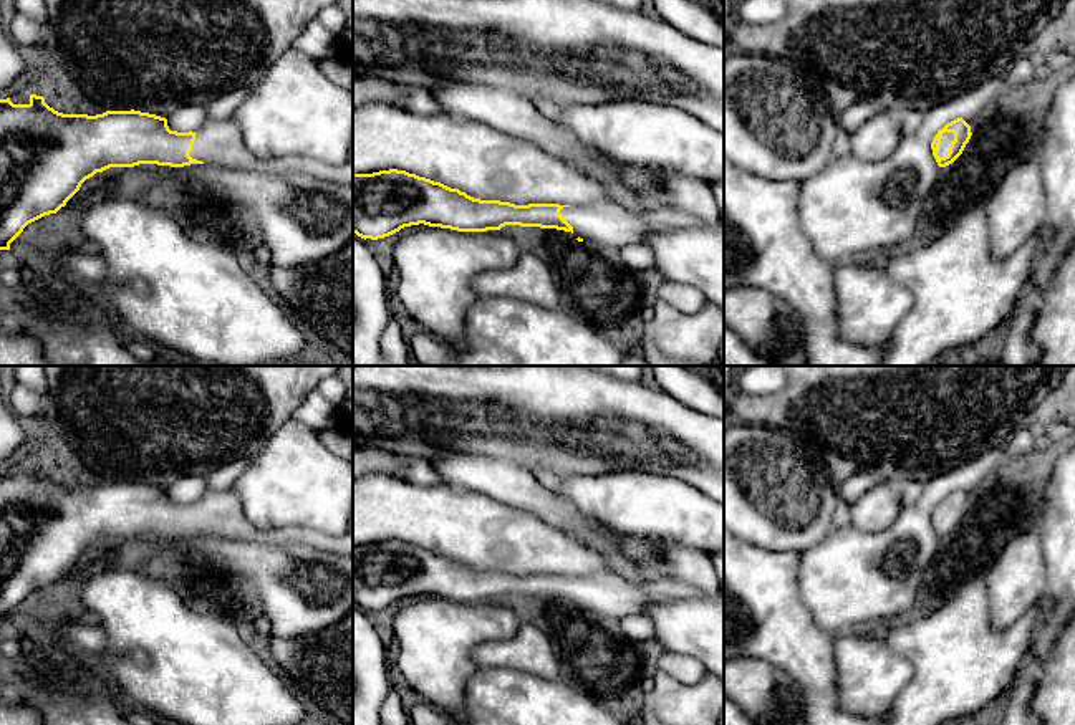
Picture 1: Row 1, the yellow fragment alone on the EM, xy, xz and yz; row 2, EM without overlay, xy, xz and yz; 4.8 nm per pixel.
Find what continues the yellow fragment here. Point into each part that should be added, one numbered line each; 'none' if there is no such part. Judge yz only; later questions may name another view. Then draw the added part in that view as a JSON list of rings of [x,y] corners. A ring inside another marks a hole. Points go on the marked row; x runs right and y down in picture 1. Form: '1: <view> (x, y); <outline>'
1: yz (948, 138); [[[944,132],[942,134],[941,144],[939,144],[939,152],[938,152],[939,157],[947,156],[949,146],[951,146],[952,141],[954,141],[954,134],[952,132]]]

